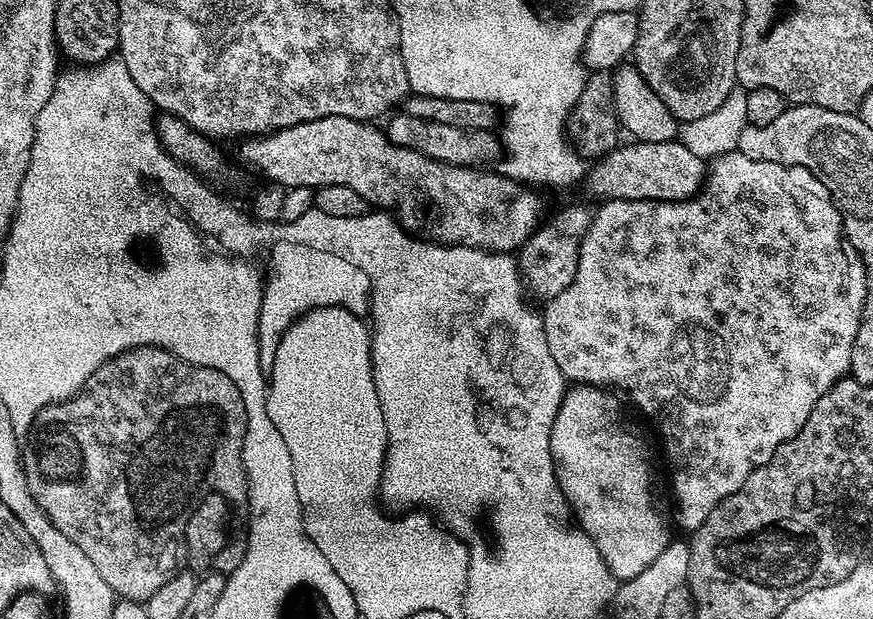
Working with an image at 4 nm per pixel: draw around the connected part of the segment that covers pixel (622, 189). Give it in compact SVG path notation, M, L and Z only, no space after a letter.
M679 139L671 140L670 142L628 142L628 145L617 146L608 153L607 156L595 161L591 165L590 171L586 176L586 185L597 196L597 201L603 202L605 200L688 200L691 196L695 196L700 191L706 179L706 161L698 154L694 154L690 150L686 150L686 146L681 144Z

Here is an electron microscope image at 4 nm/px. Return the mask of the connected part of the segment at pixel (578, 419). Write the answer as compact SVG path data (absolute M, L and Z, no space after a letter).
M580 382L575 386L569 387L565 391L558 414L554 418L552 433L549 438L549 446L552 450L552 461L555 464L556 483L560 485L560 490L564 494L564 499L576 511L579 527L587 532L593 543L596 544L597 550L600 552L600 557L604 559L605 564L609 569L616 570L616 567L625 560L628 564L637 564L637 569L644 569L649 564L654 562L659 555L662 554L664 549L670 543L670 536L664 529L664 520L656 513L656 508L652 505L652 452L648 449L648 444L631 428L630 425L624 421L624 416L620 413L620 404L612 396L607 396L604 392L599 392L598 389L592 388L591 383Z

